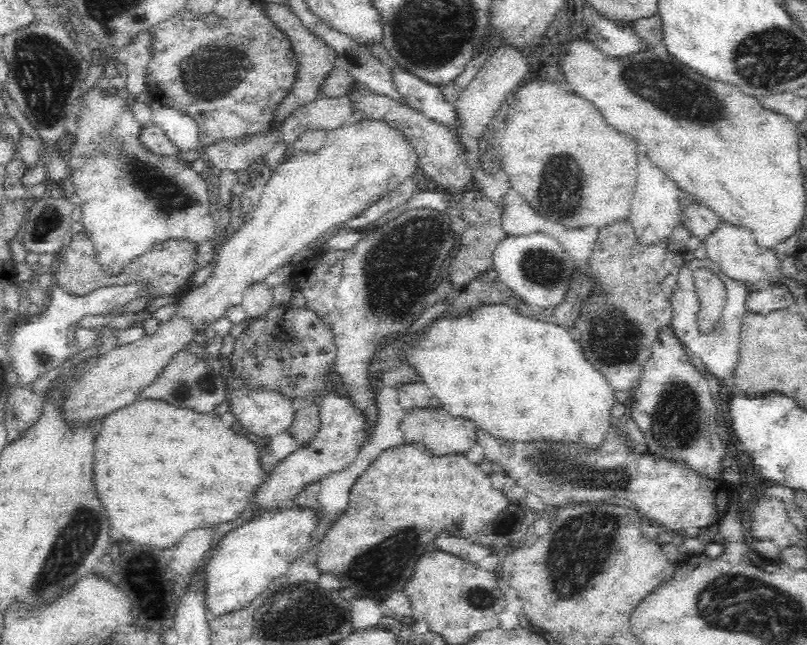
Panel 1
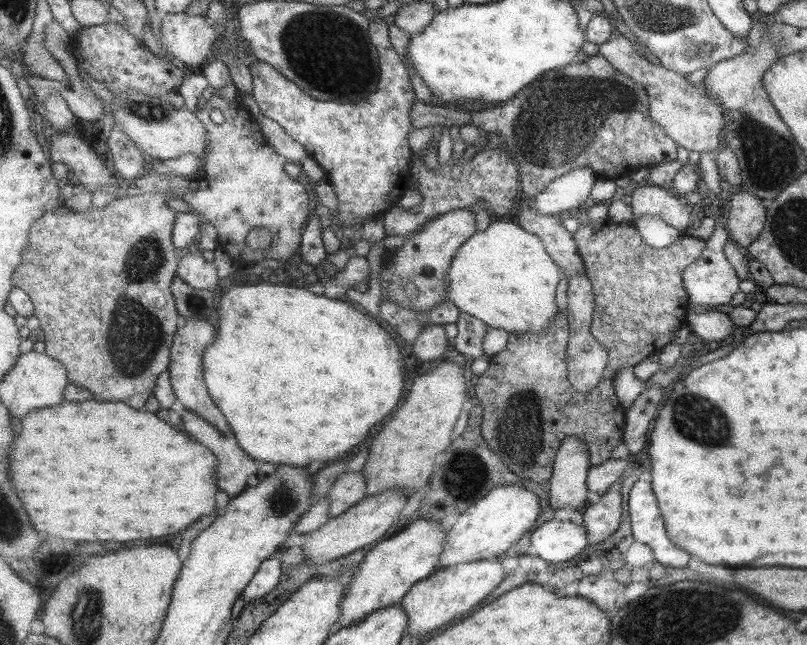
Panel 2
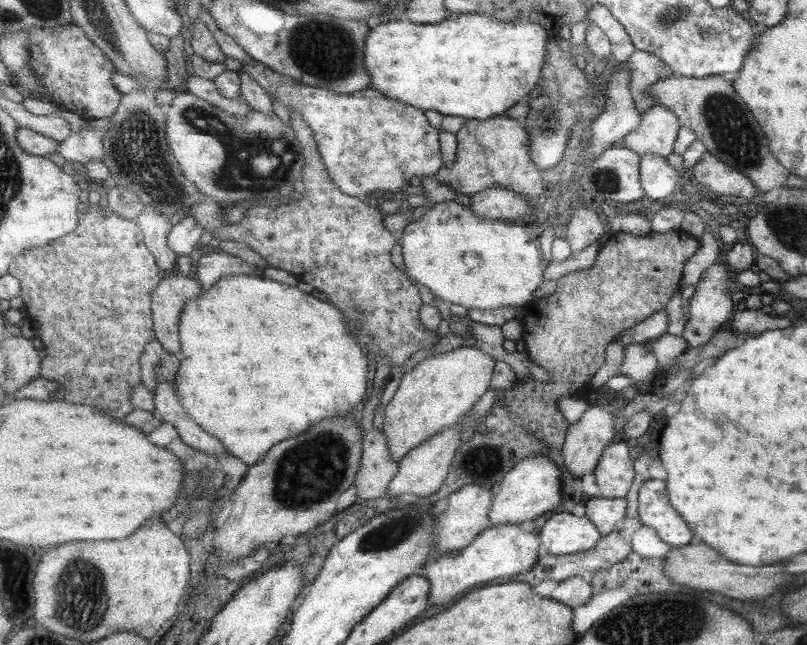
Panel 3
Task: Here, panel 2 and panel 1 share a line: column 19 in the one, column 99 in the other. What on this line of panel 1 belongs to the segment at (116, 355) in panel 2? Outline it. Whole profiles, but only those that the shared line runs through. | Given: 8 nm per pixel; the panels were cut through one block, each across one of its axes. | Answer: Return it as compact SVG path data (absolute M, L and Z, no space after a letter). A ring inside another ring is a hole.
M84 232L74 234L68 238L68 246L66 250L58 256L56 262L56 280L60 284L60 288L64 288L66 292L74 294L74 296L84 296L90 294L102 286L122 286L122 284L130 284L134 280L148 280L150 282L150 292L146 294L150 300L154 300L156 296L168 296L168 294L180 294L186 284L192 282L192 276L196 274L196 248L198 244L186 242L186 240L168 240L160 246L154 246L152 250L148 250L146 254L142 254L140 258L136 258L136 262L132 262L122 276L112 278L106 274L106 270L102 270L96 262L94 262L94 248L88 240L88 236ZM146 270L146 272L144 272Z

